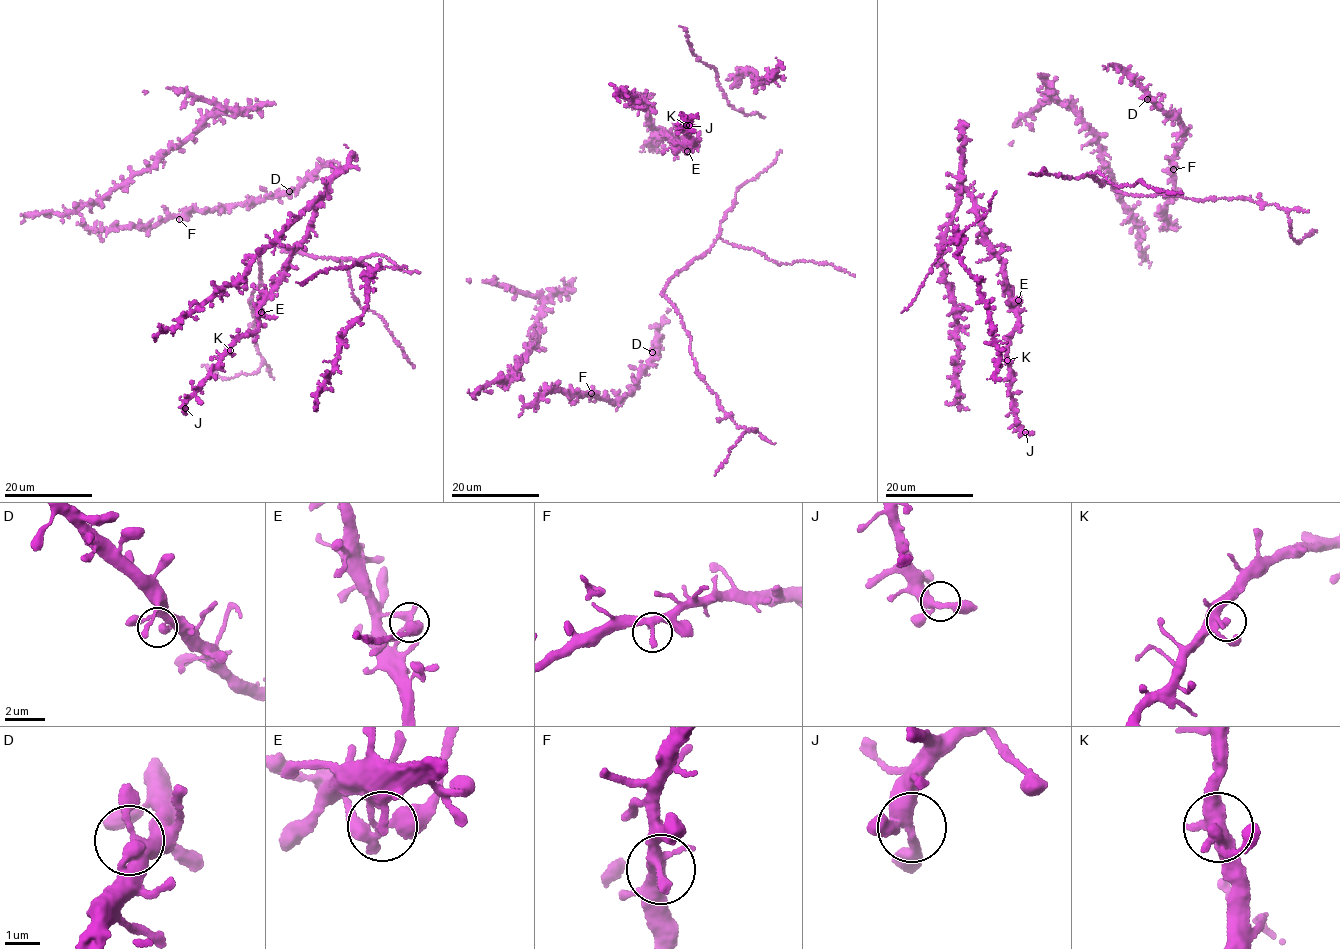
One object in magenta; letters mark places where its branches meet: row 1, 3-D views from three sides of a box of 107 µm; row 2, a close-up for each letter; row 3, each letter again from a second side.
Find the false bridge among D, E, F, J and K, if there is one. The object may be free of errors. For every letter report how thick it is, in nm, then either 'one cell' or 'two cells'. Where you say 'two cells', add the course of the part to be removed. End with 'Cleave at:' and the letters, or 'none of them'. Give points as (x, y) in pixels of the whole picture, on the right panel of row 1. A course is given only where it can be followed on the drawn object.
D: 340 nm thick; one cell
E: 320 nm thick; two cells
F: 280 nm thick; one cell
J: 280 nm thick; one cell
K: 280 nm thick; one cell
Cleave at: E

